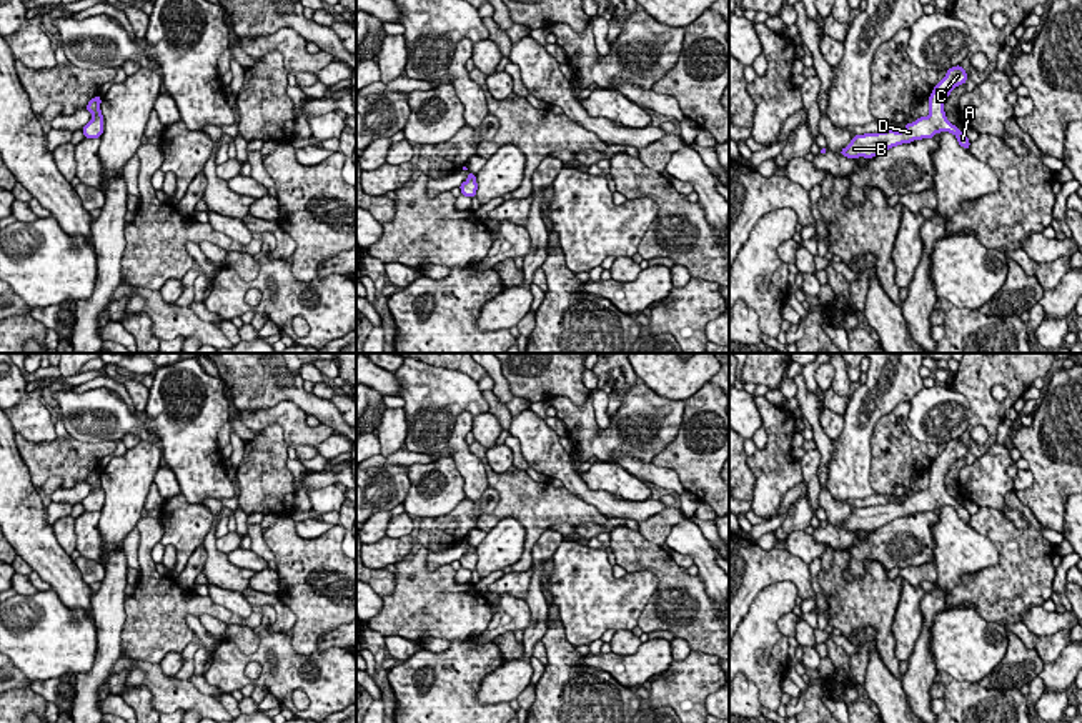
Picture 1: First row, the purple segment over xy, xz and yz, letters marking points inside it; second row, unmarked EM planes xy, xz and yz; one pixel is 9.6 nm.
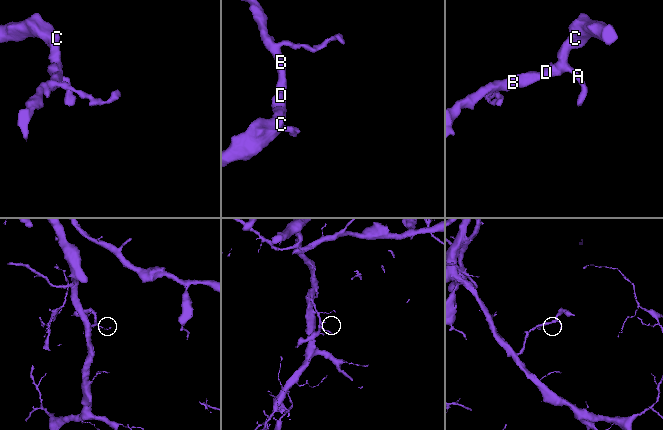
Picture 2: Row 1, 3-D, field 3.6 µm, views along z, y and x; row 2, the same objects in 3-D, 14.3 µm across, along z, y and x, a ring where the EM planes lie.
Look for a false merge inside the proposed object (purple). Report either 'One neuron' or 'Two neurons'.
One neuron

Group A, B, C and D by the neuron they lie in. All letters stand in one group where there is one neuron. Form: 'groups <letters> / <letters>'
groups A B C D

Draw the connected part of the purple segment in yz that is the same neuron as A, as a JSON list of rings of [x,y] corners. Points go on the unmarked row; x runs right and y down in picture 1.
[[[950,440],[946,445],[946,450],[934,460],[931,470],[929,470],[929,488],[921,490],[912,496],[906,496],[906,501],[901,505],[896,503],[886,503],[886,505],[877,505],[877,506],[864,506],[864,508],[854,508],[851,516],[842,521],[839,526],[847,531],[872,531],[886,523],[902,518],[902,516],[911,516],[914,513],[922,513],[922,511],[934,511],[937,505],[944,506],[954,506],[959,518],[965,523],[969,523],[970,515],[960,505],[955,498],[952,498],[944,485],[944,476],[950,465],[964,458],[967,455],[967,445],[960,440]]]

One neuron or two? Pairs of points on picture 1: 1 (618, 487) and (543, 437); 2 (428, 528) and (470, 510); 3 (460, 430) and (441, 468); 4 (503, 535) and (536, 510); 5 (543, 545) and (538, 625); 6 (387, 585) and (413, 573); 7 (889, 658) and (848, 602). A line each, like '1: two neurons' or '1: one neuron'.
1: two neurons
2: one neuron
3: two neurons
4: two neurons
5: one neuron
6: two neurons
7: one neuron

